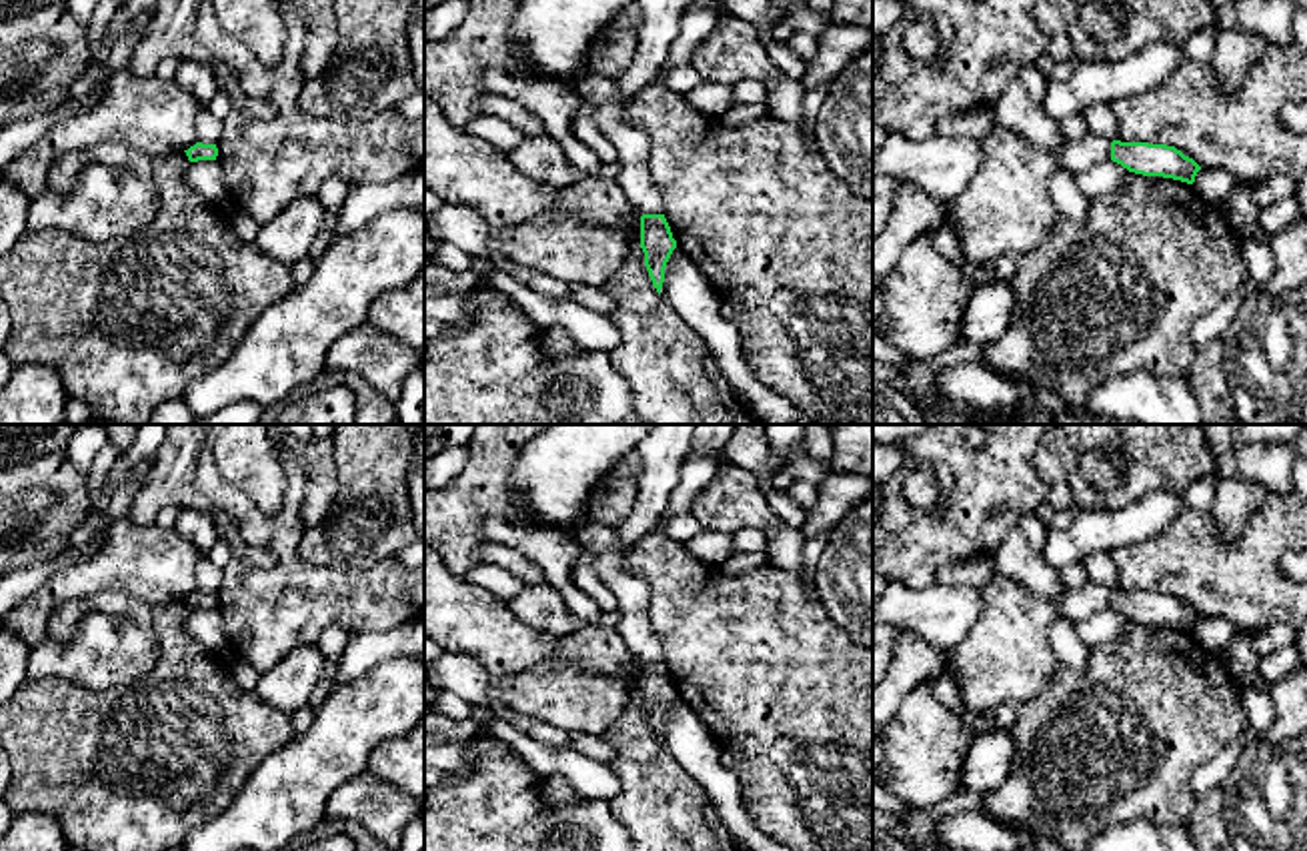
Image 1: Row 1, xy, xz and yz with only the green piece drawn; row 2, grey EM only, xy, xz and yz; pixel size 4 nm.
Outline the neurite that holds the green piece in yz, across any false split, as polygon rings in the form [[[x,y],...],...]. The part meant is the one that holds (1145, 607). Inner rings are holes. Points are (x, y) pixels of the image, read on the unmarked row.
[[[1035,511],[1023,513],[1005,543],[991,553],[997,577],[1021,583],[1033,595],[1055,599],[1071,623],[1113,609],[1135,623],[1195,631],[1201,615],[1175,595],[1111,591],[1089,579],[1081,587],[1065,587],[1059,575],[1041,561],[1047,531]]]

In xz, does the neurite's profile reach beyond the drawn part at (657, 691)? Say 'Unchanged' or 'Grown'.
Grown

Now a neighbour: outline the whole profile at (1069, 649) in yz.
[[[1067,617],[1051,625],[1049,641],[1059,663],[1077,673],[1085,669],[1091,647],[1077,635],[1075,625]]]

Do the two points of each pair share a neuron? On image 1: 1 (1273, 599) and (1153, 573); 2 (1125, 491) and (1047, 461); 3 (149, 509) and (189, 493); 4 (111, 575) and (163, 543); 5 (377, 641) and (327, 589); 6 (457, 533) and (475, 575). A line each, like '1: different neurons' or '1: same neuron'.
1: same neuron
2: same neuron
3: same neuron
4: same neuron
5: different neurons
6: different neurons

